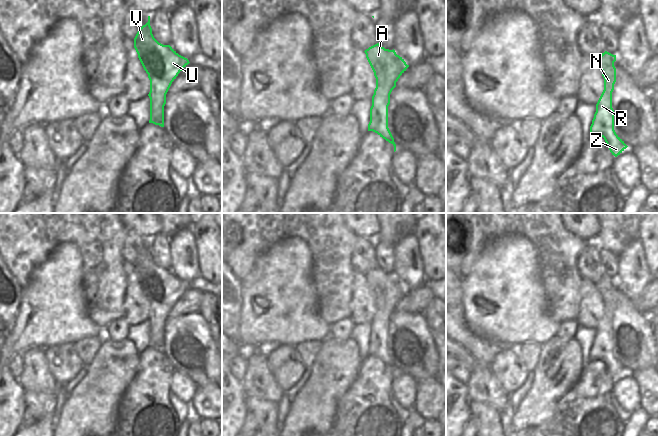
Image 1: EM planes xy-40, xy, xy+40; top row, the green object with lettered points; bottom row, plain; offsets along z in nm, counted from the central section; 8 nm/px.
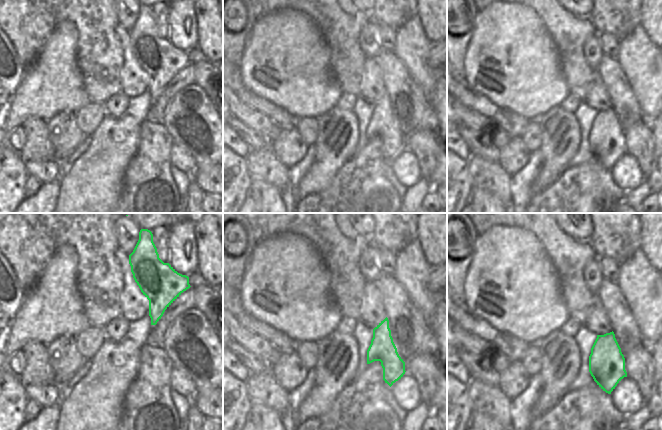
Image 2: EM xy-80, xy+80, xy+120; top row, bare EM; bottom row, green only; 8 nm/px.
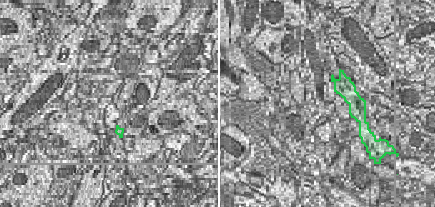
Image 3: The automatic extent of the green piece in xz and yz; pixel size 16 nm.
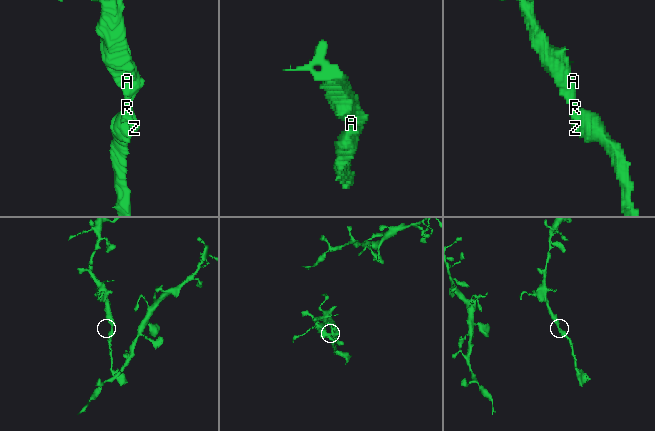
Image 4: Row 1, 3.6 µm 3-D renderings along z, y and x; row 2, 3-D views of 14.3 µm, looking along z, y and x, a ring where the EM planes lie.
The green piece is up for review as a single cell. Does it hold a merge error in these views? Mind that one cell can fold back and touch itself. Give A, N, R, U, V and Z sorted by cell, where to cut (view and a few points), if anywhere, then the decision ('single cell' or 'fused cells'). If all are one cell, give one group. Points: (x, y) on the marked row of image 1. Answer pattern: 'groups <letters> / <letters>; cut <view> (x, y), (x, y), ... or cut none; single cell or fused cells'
groups A N R U V Z; cut none; single cell

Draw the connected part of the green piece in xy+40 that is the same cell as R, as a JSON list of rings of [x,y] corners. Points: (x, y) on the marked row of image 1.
[[[607,51],[602,53],[596,62],[602,70],[604,90],[596,104],[596,112],[590,126],[590,137],[603,137],[612,155],[617,157],[628,146],[614,130],[614,110],[612,108],[612,92],[616,82],[616,55]]]

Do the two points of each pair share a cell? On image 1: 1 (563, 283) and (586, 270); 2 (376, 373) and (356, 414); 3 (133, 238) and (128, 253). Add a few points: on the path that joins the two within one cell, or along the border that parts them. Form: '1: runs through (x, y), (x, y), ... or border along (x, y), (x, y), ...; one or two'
1: border along (582, 251), (577, 262), (581, 276); two
2: runs through (374, 383), (366, 404); one
3: runs through (132, 242), (130, 249); one

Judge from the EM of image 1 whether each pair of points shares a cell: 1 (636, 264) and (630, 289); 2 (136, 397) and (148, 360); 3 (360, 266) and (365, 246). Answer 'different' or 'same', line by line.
1: same
2: same
3: same

